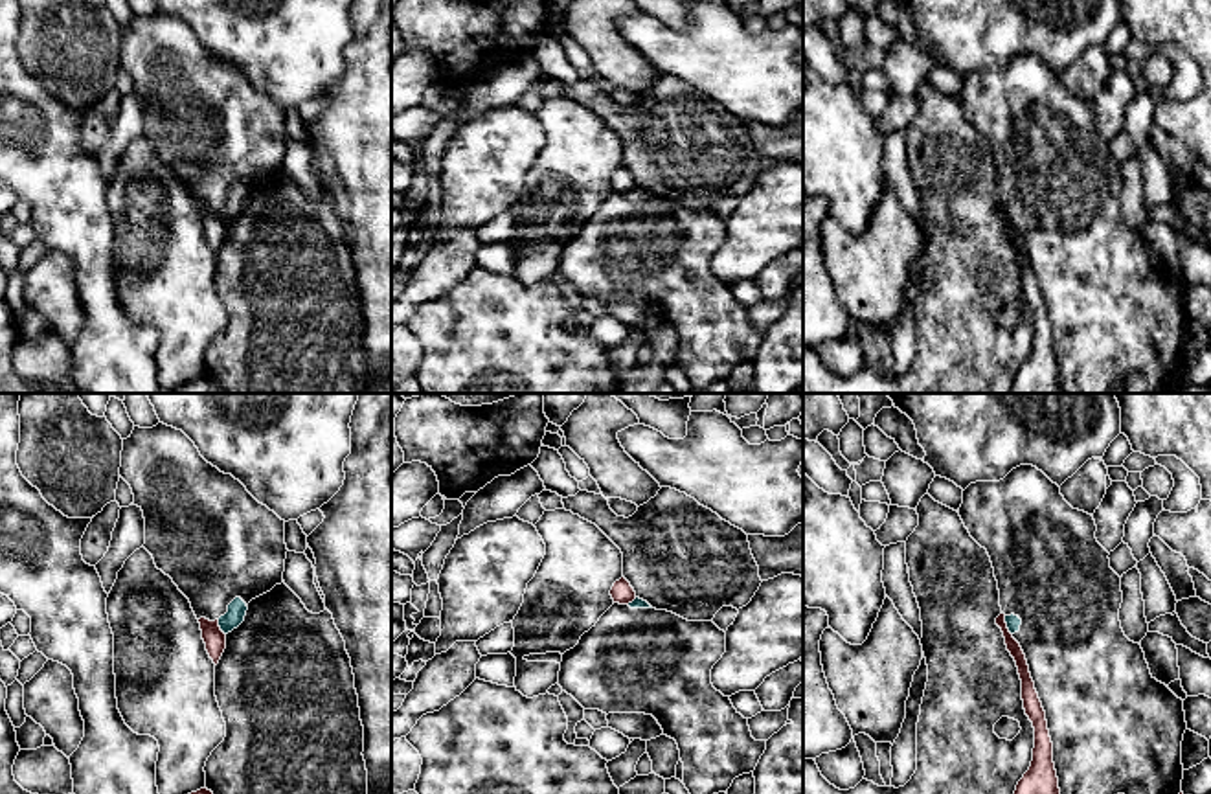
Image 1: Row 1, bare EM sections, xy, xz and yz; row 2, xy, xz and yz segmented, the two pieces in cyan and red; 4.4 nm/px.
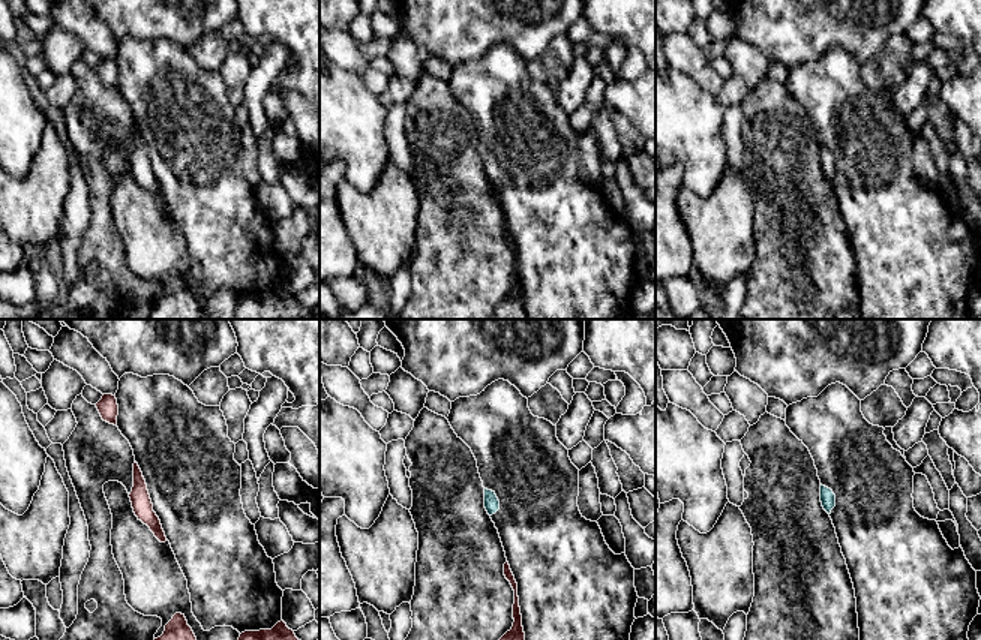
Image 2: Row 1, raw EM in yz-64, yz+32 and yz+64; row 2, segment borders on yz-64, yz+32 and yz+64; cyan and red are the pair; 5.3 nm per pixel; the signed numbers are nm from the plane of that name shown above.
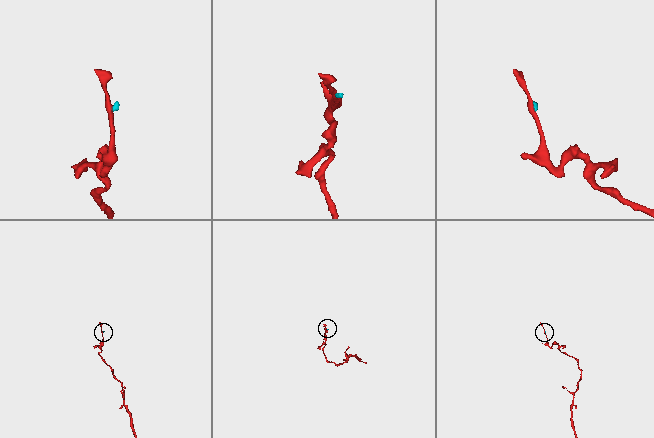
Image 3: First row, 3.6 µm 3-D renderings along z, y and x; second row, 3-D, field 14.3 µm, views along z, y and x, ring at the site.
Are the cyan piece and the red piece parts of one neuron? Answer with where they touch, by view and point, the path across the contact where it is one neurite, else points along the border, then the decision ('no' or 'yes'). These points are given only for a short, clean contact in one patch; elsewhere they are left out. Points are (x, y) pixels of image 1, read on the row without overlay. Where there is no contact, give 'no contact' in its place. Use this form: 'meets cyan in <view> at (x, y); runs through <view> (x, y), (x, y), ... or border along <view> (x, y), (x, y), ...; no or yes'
meets cyan in yz at (1007, 214); border along yz (1004, 204), (1011, 223); no

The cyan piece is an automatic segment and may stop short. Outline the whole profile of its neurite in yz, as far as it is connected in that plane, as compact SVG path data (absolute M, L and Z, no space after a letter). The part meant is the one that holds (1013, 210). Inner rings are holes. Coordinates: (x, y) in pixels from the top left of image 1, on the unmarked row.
M1033 53L1013 57L1000 70L970 72L957 101L990 145L1007 217L1025 243L1046 300L1062 393L1110 393L1117 382L1125 382L1128 393L1176 393L1187 318L1183 289L1150 263L1141 233L1130 230L1121 217L1121 165L1110 156L1110 142L1095 127L1093 105L1073 97L1060 75Z

